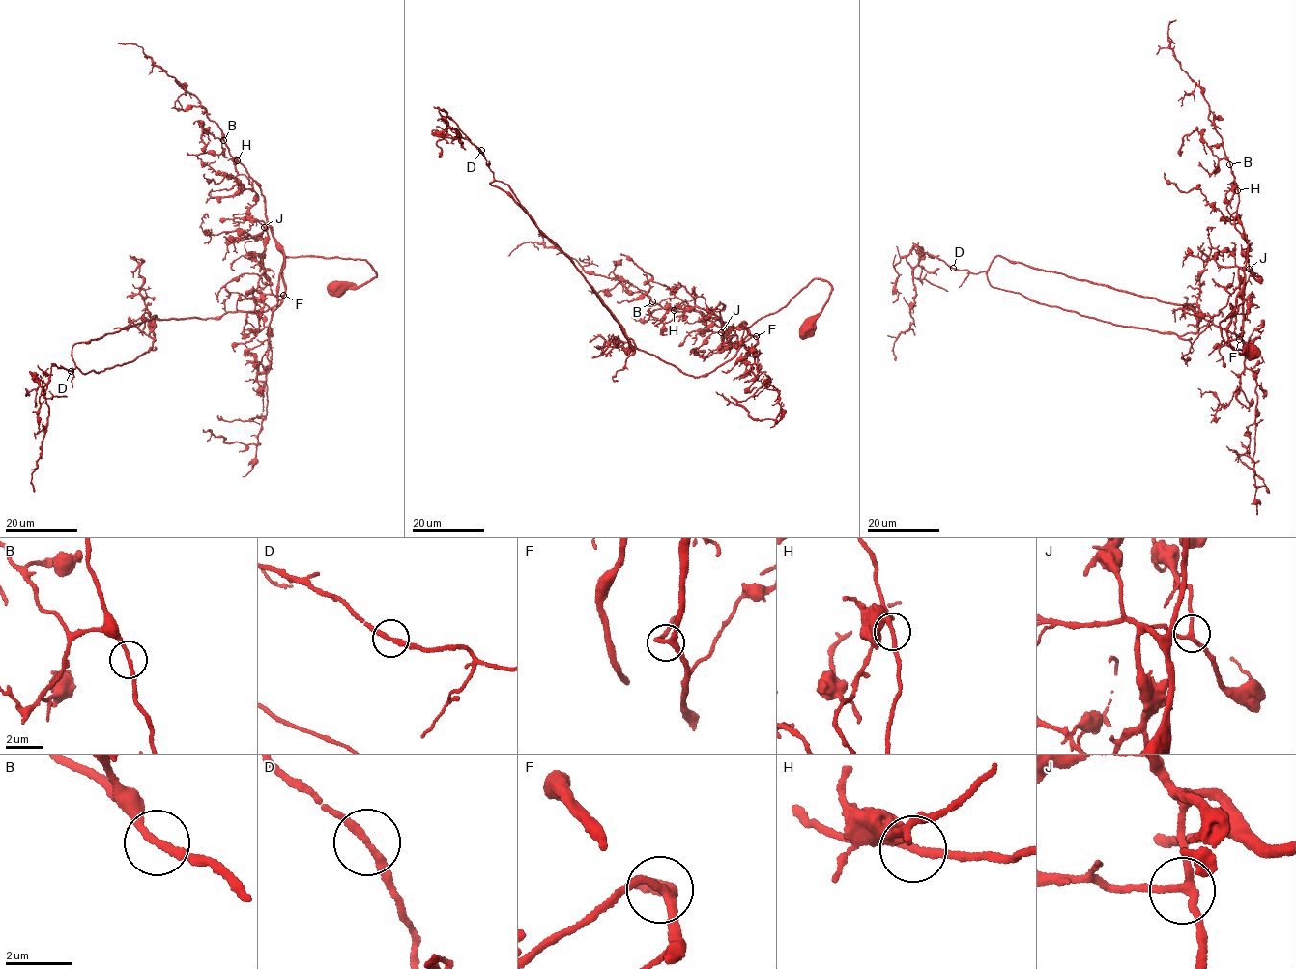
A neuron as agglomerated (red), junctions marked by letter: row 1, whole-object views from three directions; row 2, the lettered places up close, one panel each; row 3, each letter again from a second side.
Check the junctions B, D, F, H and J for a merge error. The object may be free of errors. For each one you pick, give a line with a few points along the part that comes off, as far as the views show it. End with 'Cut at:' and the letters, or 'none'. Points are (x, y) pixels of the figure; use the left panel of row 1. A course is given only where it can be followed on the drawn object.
Cut at: none

